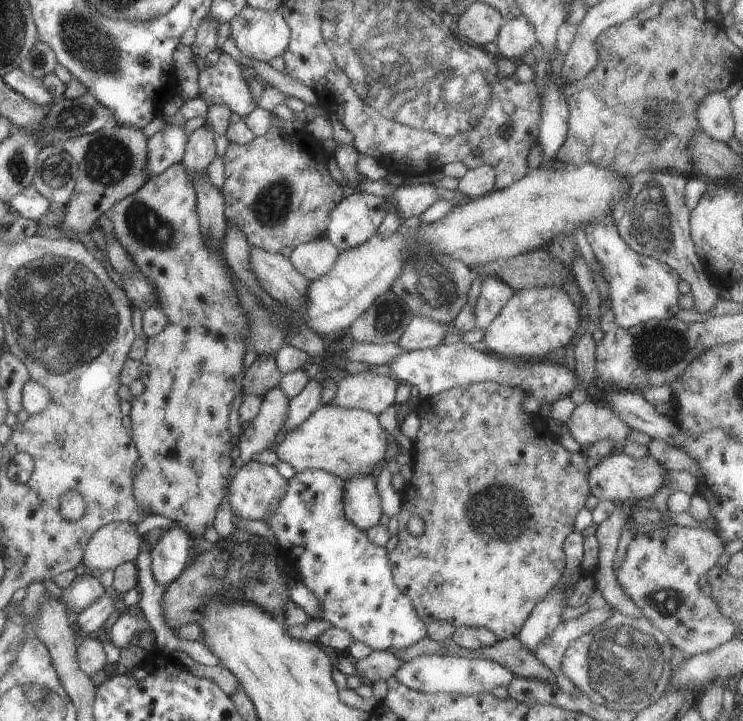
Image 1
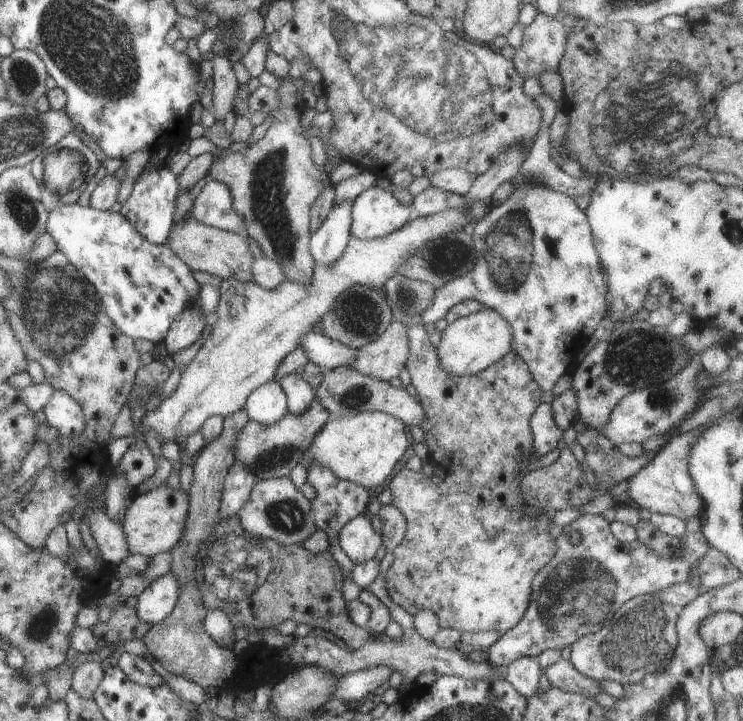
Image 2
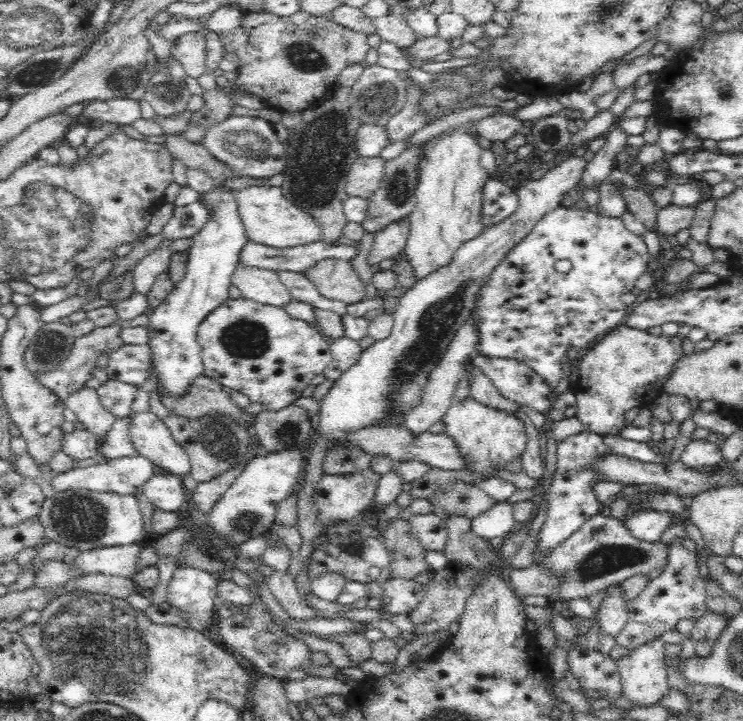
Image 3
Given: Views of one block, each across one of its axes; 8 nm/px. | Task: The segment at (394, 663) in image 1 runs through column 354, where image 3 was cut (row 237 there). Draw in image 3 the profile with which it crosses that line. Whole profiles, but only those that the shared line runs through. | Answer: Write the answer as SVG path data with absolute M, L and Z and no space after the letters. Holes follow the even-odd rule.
M672 204L661 208L657 212L657 226L655 231L665 238L675 236L682 238L694 218L695 207L680 208Z

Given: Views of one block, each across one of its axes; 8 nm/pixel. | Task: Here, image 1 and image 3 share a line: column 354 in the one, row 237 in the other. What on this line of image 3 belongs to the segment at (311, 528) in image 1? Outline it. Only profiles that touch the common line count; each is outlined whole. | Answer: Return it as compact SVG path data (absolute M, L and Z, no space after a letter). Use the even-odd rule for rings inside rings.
M558 207L546 213L539 221L538 224L530 231L530 234L526 235L526 238L514 246L512 252L502 259L502 262L496 266L496 268L490 274L488 282L484 284L480 294L477 298L475 306L475 312L477 312L477 331L479 341L476 347L476 351L484 356L490 358L515 358L520 362L530 366L532 370L535 370L543 379L546 384L556 389L560 378L562 378L562 366L560 365L560 358L566 354L568 346L575 346L581 352L589 348L595 341L602 338L612 329L619 326L621 318L626 316L626 309L628 305L622 303L620 296L625 292L632 292L634 284L640 276L645 272L651 271L651 265L649 256L647 254L647 246L640 236L636 236L633 232L628 230L628 227L624 224L624 221L620 216L612 218L611 216L602 216L599 211L590 211L589 209L564 209L564 207ZM556 260L570 260L572 268L566 272L558 272L554 267Z

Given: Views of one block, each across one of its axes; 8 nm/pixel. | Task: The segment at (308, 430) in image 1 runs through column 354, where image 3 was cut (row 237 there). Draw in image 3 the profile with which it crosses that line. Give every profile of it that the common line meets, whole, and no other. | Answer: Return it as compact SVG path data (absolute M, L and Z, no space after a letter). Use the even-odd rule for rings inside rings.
M465 127L441 133L418 146L416 206L407 216L410 232L403 252L417 280L448 264L462 244L482 234L485 228L481 223L483 186L492 175L480 165L482 150L478 136Z

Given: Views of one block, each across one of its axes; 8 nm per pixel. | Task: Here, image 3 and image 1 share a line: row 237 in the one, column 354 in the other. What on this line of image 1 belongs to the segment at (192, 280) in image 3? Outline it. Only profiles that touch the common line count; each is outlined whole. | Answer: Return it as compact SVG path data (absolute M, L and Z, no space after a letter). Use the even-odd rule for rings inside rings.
M355 191L342 198L327 216L325 236L338 250L347 250L371 238L386 213L383 197Z

